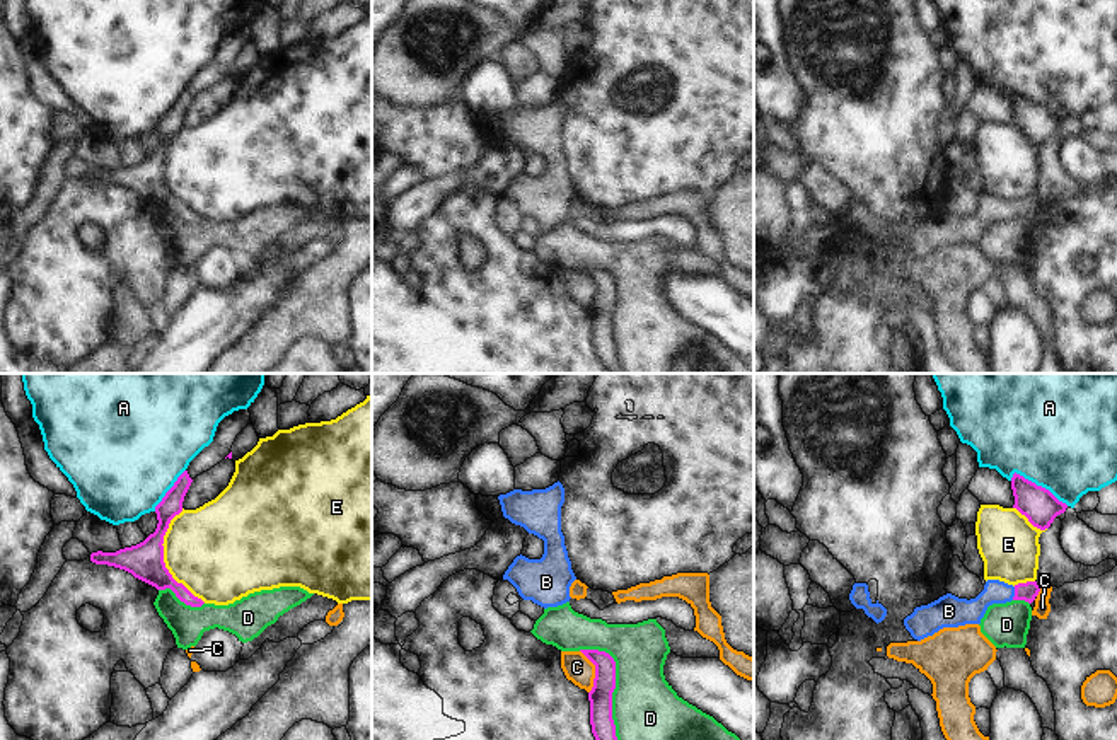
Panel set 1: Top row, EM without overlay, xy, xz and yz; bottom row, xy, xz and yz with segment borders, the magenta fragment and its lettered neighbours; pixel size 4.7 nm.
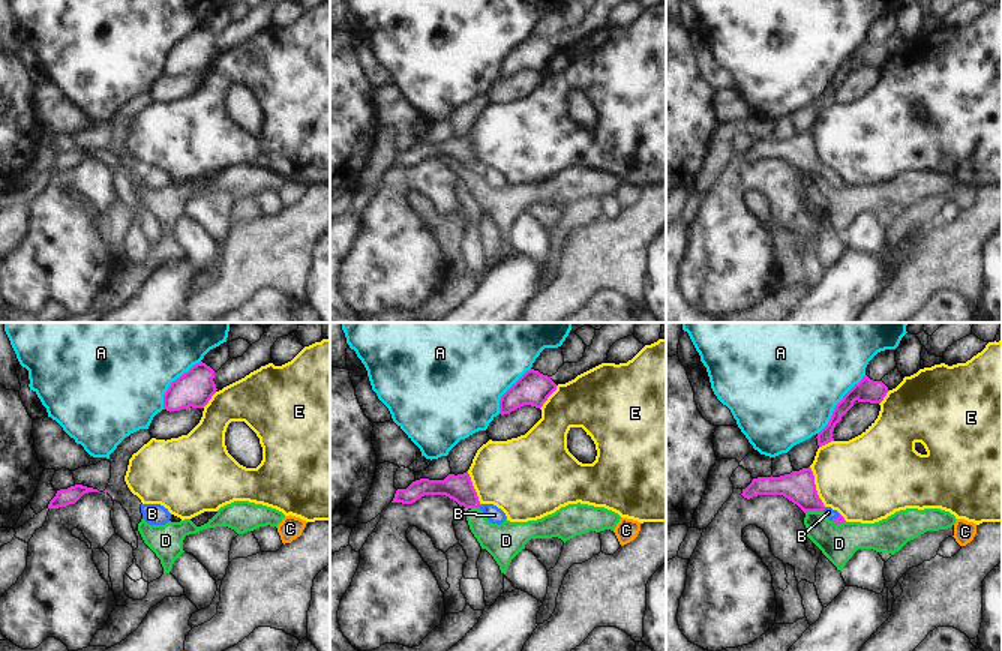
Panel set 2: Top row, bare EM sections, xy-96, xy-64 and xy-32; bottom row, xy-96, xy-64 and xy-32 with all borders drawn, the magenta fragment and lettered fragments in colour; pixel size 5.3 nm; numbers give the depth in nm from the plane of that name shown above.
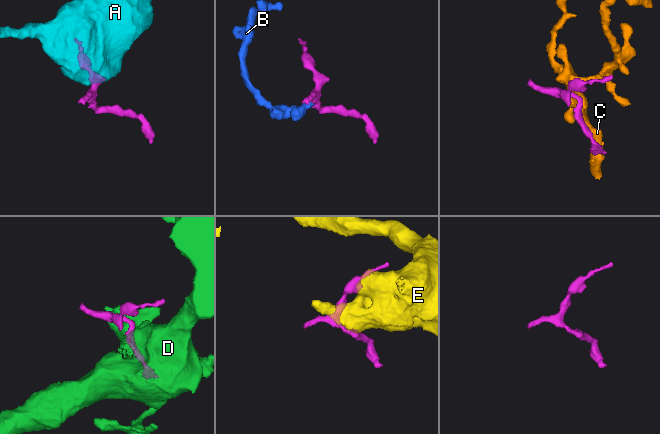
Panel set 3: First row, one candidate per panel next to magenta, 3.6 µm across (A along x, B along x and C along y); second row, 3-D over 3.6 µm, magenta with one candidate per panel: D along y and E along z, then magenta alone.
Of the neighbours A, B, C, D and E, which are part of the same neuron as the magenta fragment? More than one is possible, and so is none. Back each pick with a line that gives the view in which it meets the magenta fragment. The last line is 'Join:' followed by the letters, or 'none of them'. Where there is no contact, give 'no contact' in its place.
B: contact in yz
Join: B

